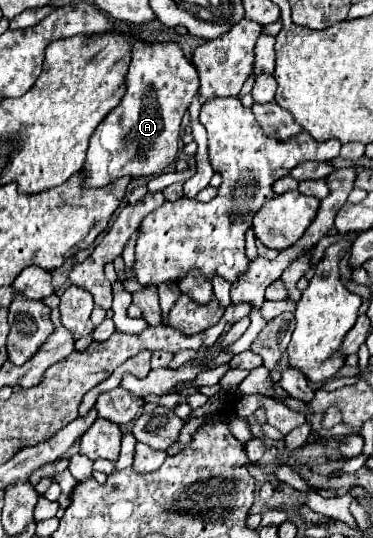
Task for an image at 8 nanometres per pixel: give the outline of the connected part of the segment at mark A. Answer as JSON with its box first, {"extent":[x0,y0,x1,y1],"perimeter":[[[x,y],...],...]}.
{"extent":[84,40,200,188],"perimeter":[[[136,40],[132,48],[132,64],[126,78],[128,90],[122,102],[102,120],[90,138],[84,164],[86,188],[112,184],[126,174],[134,180],[154,176],[170,166],[178,152],[182,116],[190,106],[192,96],[200,88],[198,72],[182,54],[178,44],[148,44]]]}

